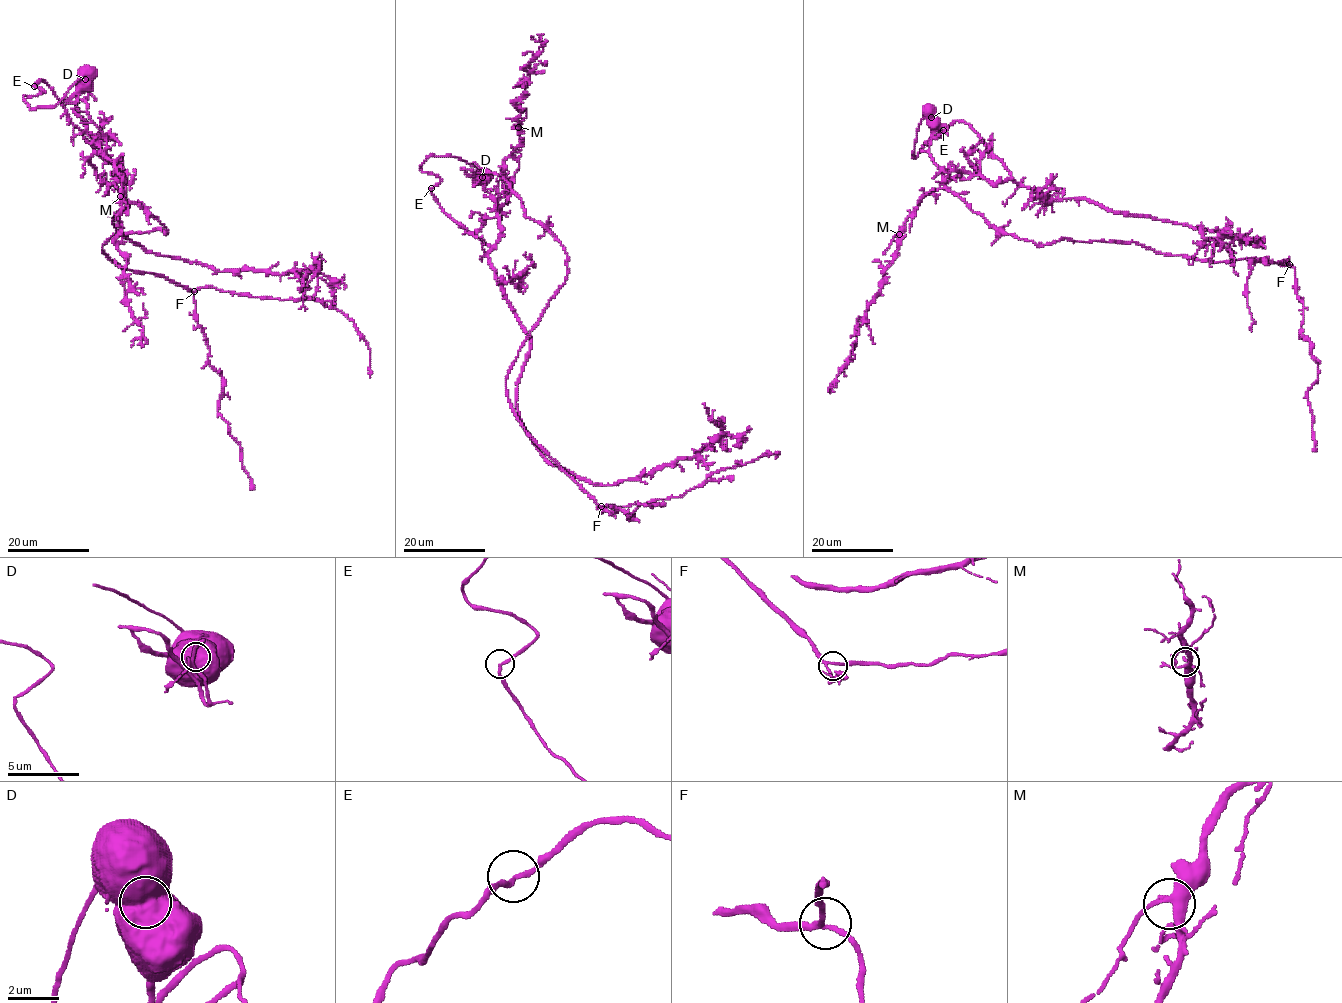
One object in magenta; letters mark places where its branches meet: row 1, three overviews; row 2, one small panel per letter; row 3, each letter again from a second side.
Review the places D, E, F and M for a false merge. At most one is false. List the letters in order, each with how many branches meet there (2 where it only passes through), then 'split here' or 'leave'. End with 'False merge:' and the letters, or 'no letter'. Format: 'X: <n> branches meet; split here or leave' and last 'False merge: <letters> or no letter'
D: 2 branches meet; split here
E: 2 branches meet; leave
F: 3 branches meet; leave
M: 3 branches meet; leave
False merge: D

